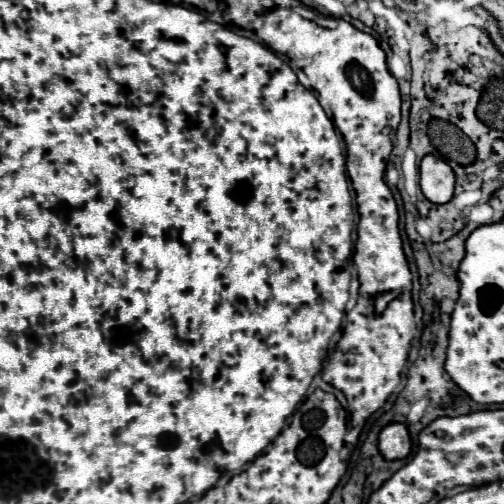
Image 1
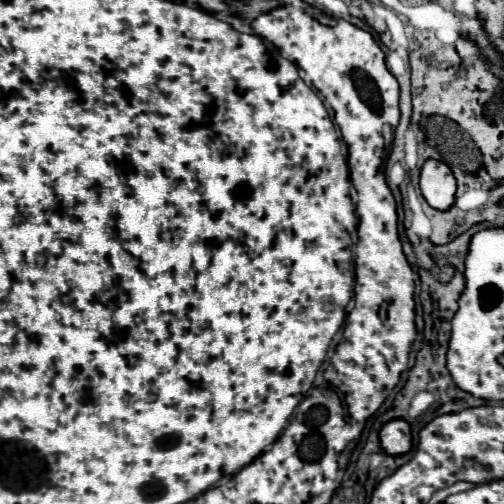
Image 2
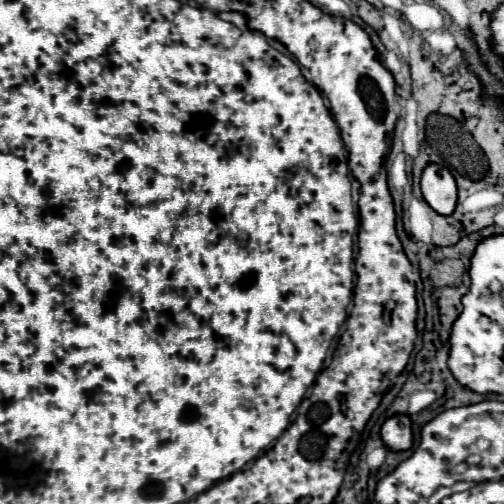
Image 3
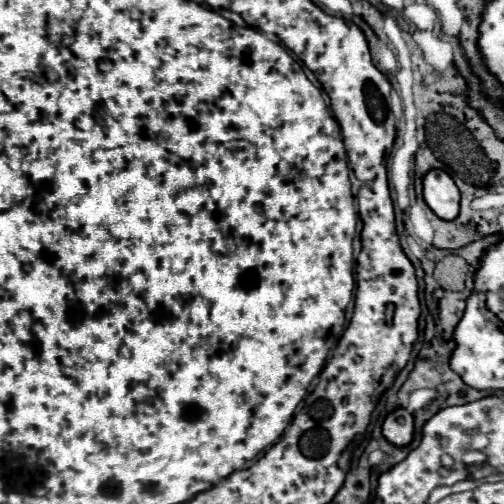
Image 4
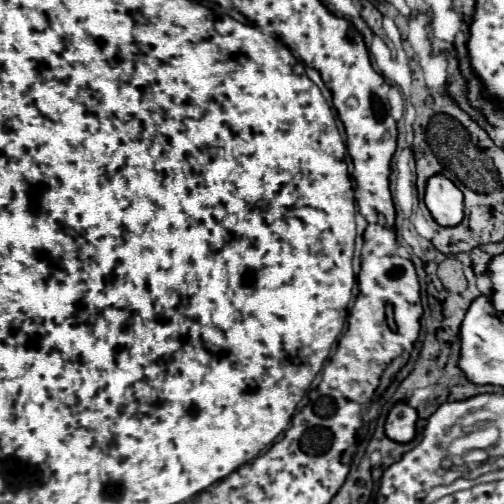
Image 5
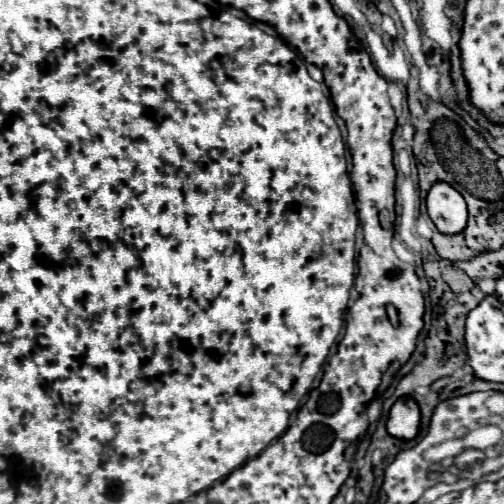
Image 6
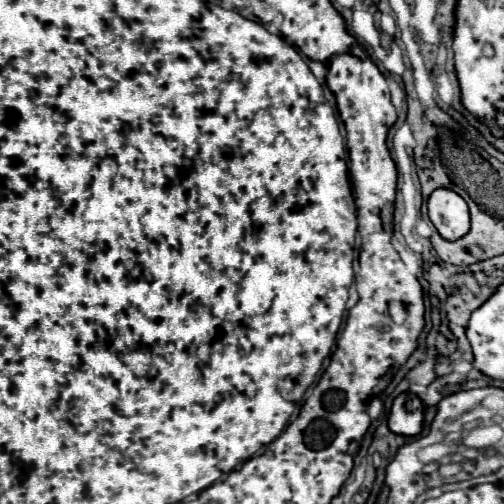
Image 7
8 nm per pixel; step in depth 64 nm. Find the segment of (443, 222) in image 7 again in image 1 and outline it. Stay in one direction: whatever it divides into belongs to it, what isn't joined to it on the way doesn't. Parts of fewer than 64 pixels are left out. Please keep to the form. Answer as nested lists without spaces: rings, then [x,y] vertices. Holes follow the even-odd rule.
[[[428,154],[420,164],[420,188],[432,204],[446,204],[454,194],[454,172],[448,162]]]

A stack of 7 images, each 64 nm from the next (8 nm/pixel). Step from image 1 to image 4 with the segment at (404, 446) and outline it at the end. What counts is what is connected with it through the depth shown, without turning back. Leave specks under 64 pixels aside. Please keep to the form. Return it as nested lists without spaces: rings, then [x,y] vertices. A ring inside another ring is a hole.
[[[396,408],[388,414],[382,426],[382,434],[396,446],[406,446],[414,434],[414,416],[406,408]]]

